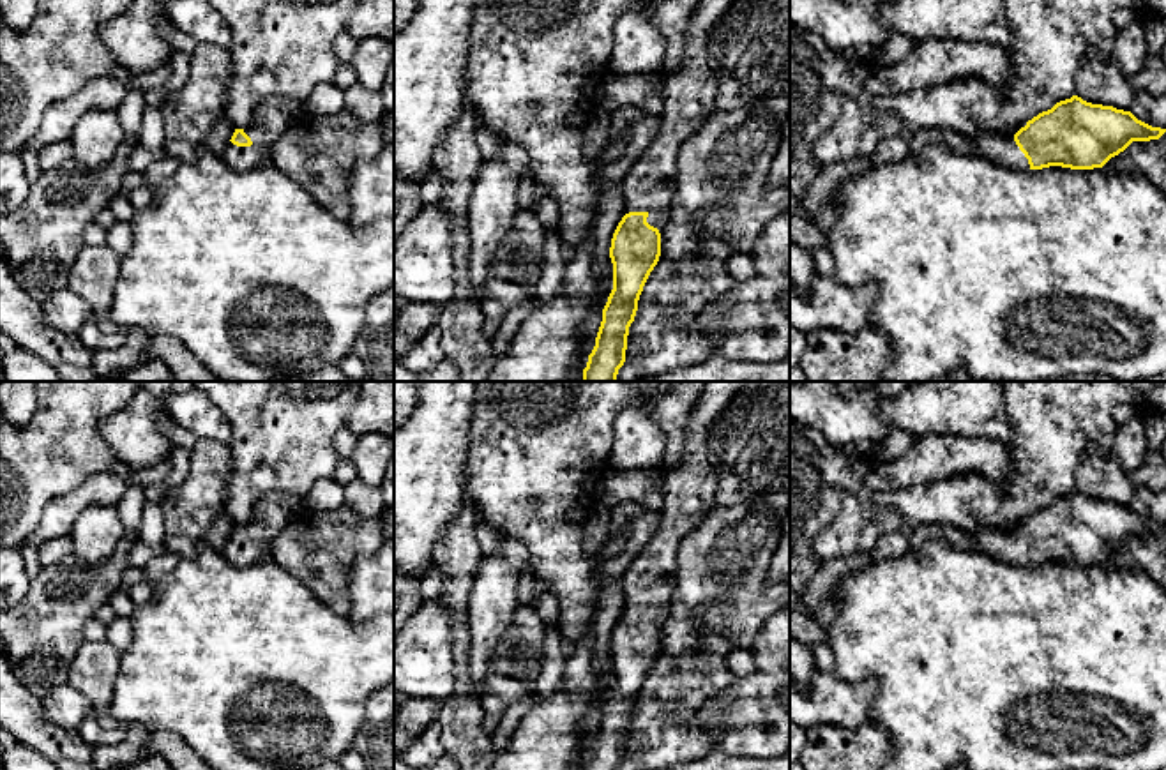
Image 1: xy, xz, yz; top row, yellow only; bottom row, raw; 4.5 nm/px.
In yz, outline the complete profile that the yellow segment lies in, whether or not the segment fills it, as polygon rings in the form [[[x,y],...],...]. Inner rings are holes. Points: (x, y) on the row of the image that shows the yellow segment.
[[[1078,95],[1056,102],[1014,136],[975,131],[973,154],[1012,170],[1102,168],[1132,141],[1159,140],[1166,129],[1138,120],[1131,111],[1092,104]]]

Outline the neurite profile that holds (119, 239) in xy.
[[[117,221],[108,230],[106,245],[111,247],[117,254],[124,256],[132,245],[132,224]]]

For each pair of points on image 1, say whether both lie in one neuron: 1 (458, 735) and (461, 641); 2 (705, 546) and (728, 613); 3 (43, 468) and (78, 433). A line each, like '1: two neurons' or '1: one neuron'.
1: one neuron
2: one neuron
3: one neuron

